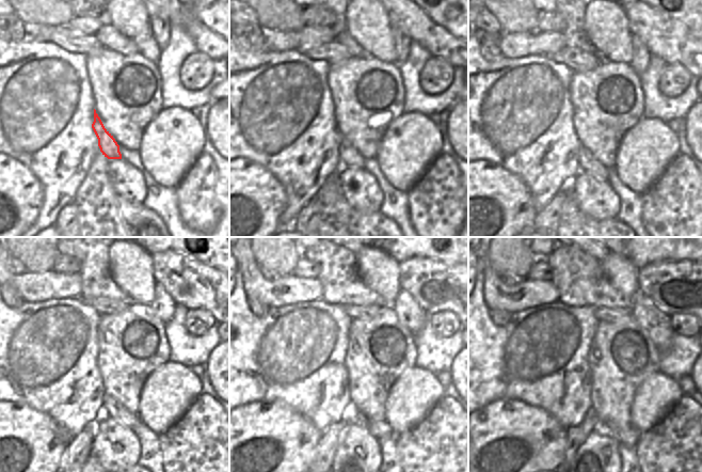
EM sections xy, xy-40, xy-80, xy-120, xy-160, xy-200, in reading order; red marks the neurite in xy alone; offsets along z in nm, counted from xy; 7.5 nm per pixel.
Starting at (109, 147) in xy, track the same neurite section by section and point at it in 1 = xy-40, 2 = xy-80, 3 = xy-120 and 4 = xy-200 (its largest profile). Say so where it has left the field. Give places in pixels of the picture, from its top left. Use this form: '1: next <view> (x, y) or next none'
1: next xy-40 (348, 155)
2: next xy-80 (589, 164)
3: next xy-120 (114, 409)
4: next xy-200 (628, 437)

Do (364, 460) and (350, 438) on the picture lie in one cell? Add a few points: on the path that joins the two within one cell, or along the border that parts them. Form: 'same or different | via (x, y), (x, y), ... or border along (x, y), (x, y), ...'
same | via (359, 455), (355, 443)

